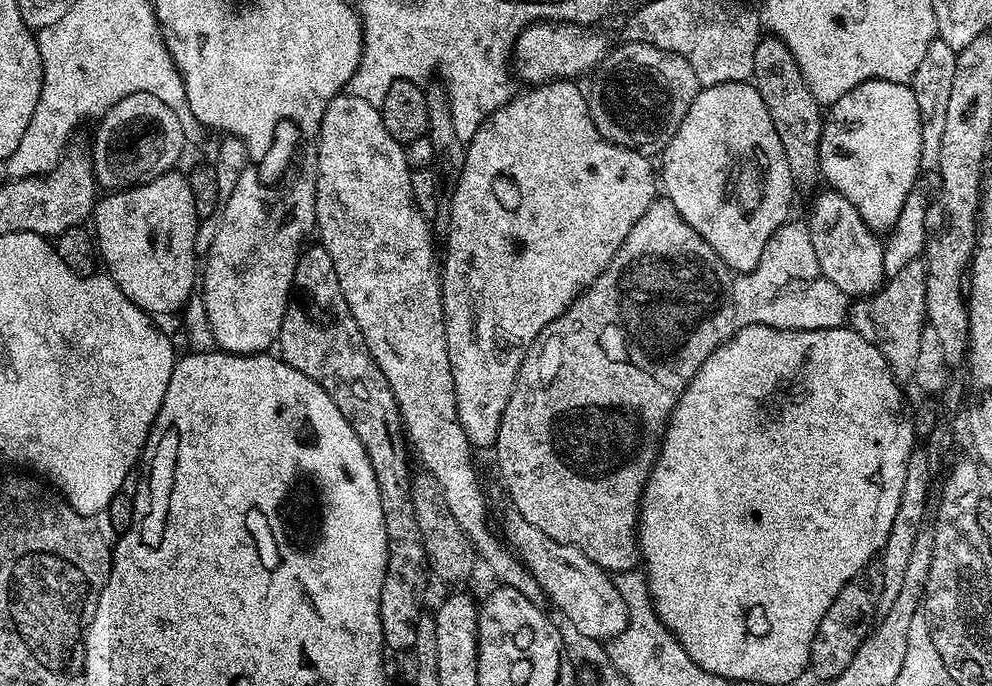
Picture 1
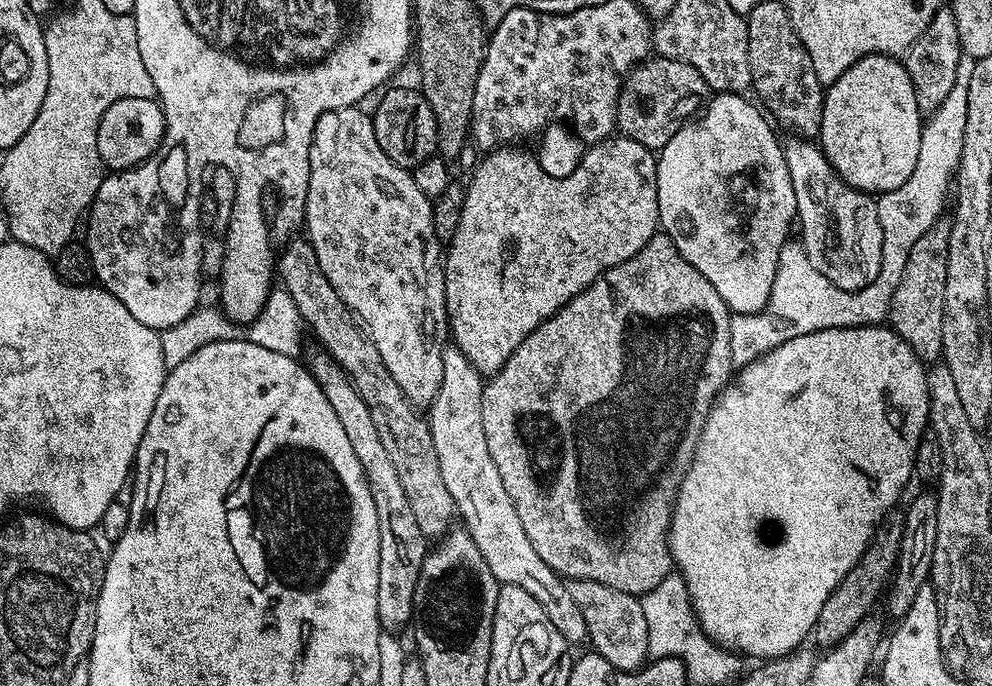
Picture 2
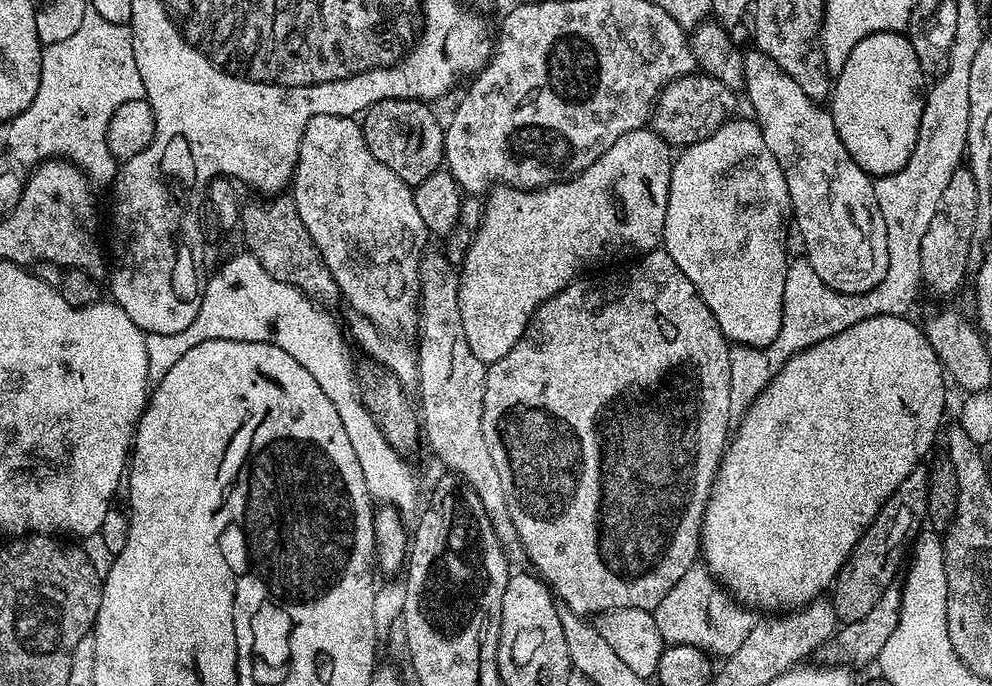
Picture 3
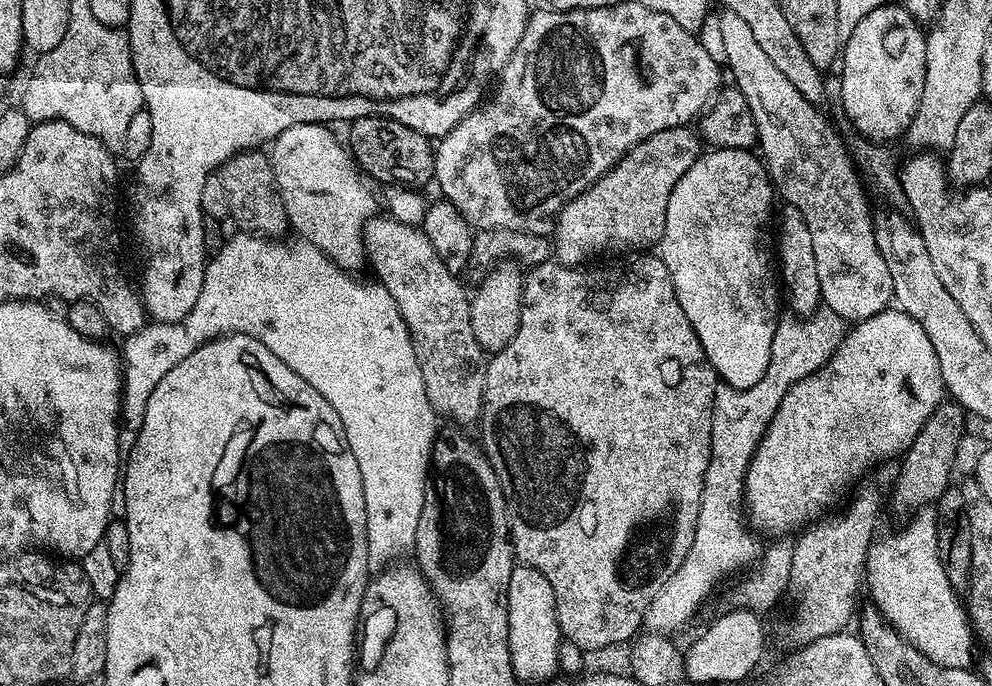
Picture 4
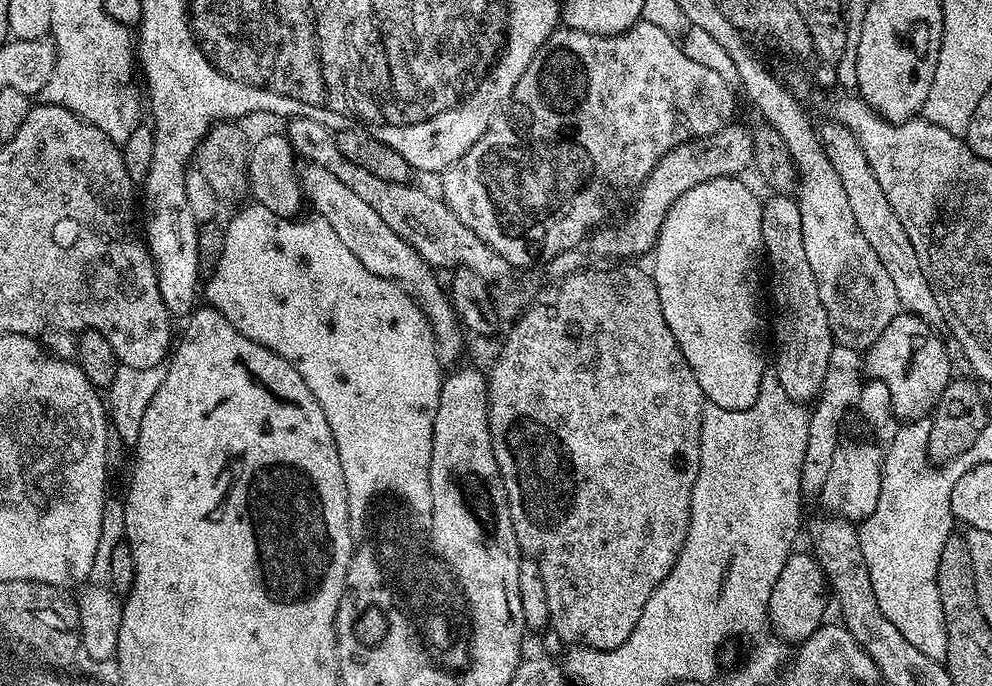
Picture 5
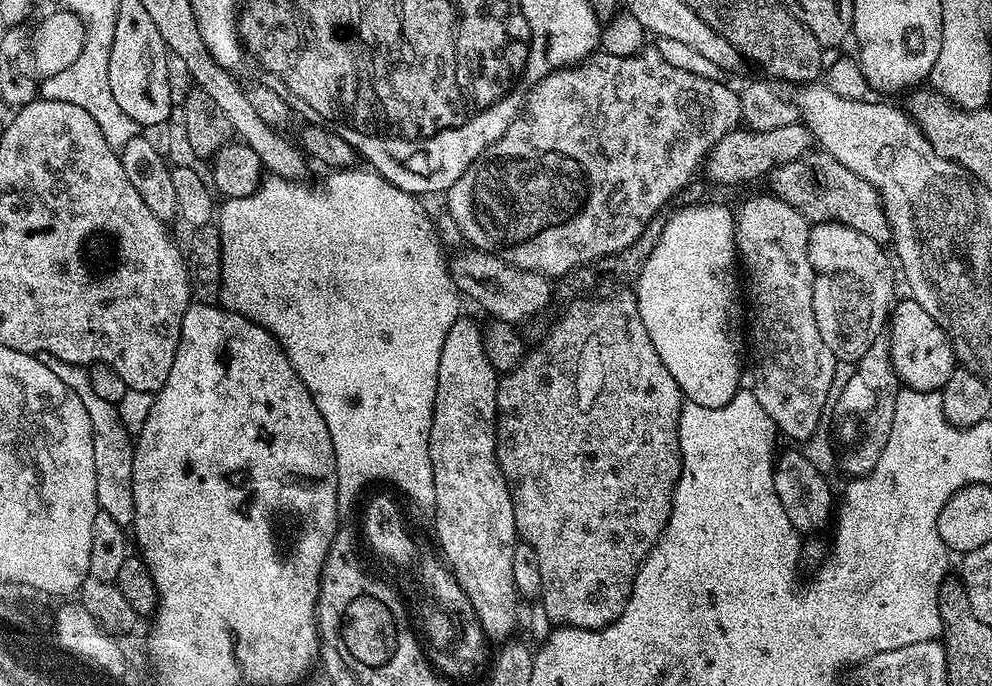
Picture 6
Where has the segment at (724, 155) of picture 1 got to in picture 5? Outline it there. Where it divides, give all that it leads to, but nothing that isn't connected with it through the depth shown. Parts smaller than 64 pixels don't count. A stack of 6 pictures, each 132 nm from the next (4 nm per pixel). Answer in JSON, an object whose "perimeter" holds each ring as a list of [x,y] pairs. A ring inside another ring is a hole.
{"perimeter":[[[719,176],[710,182],[702,182],[690,190],[686,190],[686,194],[679,196],[674,202],[674,206],[670,206],[670,210],[662,222],[660,237],[656,239],[654,249],[656,261],[650,265],[652,280],[656,283],[658,298],[662,306],[662,314],[678,342],[680,353],[686,358],[690,370],[694,370],[694,378],[698,378],[698,386],[702,386],[705,401],[713,408],[725,408],[726,410],[753,408],[766,384],[764,381],[764,344],[760,341],[760,331],[764,328],[764,320],[760,317],[760,276],[756,273],[760,264],[762,268],[761,252],[764,247],[762,214],[764,213],[764,205],[761,197],[756,197],[742,181],[740,176]]]}

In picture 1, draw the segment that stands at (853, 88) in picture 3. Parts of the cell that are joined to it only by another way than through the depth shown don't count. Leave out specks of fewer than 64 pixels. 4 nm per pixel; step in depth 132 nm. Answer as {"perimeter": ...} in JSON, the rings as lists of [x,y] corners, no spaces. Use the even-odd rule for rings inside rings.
{"perimeter":[[[867,80],[830,105],[820,139],[820,175],[826,184],[828,180],[827,187],[831,191],[842,194],[846,202],[858,210],[868,228],[877,234],[884,234],[894,228],[898,214],[902,214],[902,206],[906,206],[906,198],[917,187],[916,176],[921,175],[921,150],[922,126],[918,101],[914,99],[911,86],[885,80]]]}

